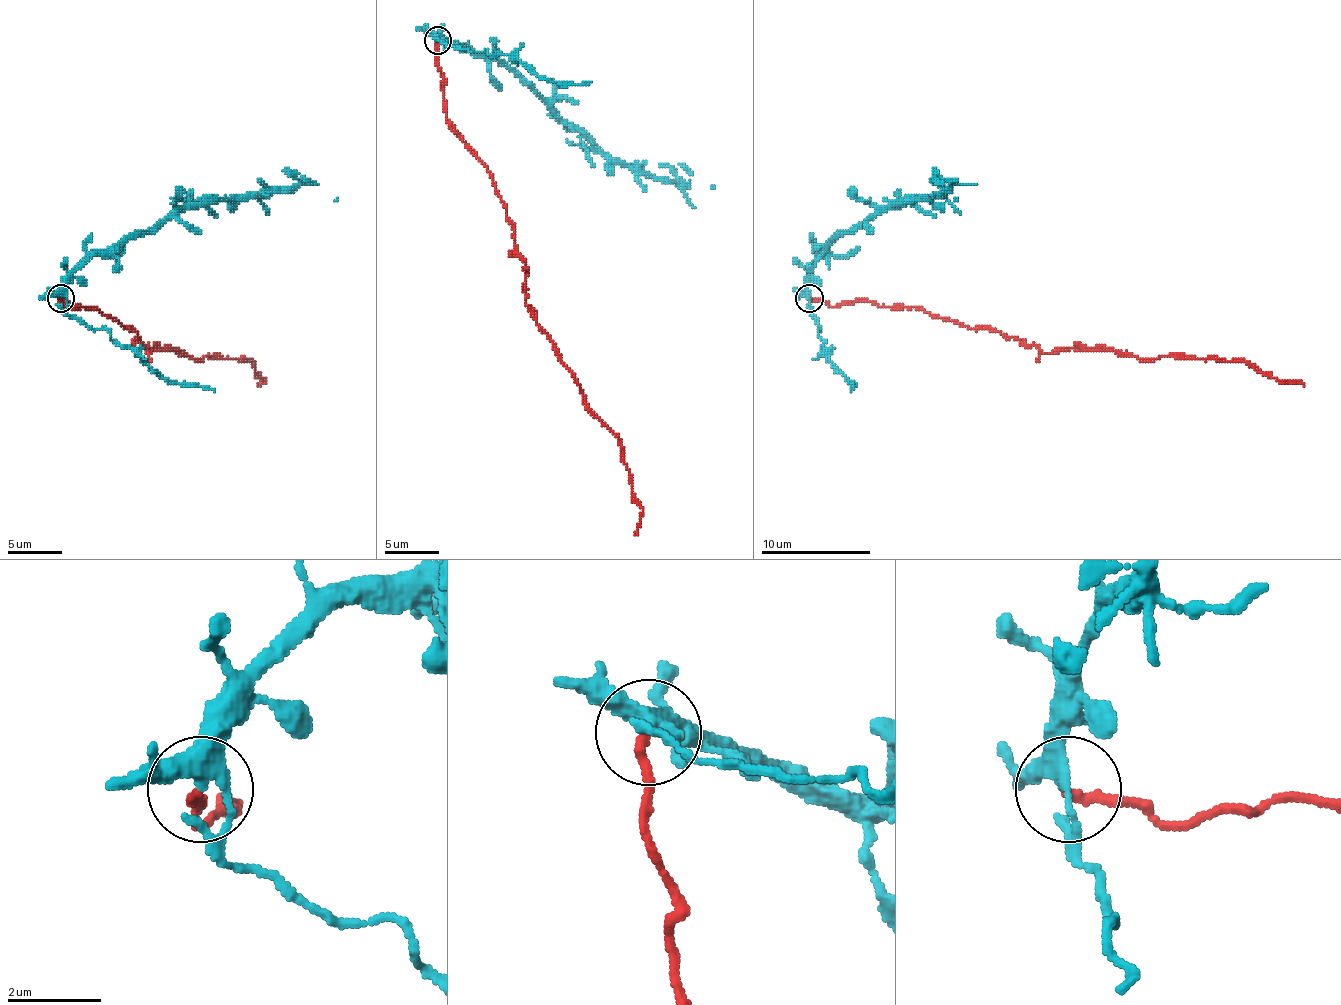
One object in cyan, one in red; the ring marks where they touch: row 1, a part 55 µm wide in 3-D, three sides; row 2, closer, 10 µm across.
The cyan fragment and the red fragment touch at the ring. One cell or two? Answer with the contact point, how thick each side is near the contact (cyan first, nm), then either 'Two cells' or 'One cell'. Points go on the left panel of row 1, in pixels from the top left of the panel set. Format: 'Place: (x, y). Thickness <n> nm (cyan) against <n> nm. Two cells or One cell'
Place: (60, 298). Thickness 280 nm (cyan) against 200 nm. Two cells

